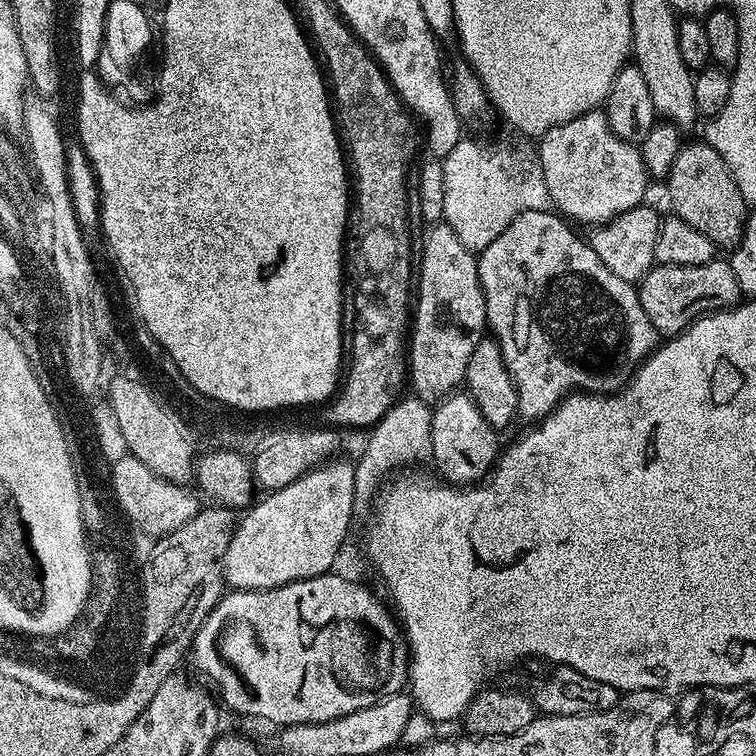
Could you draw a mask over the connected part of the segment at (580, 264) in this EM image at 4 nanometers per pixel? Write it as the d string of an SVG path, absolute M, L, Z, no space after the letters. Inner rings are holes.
M526 210L478 253L476 265L486 302L486 328L500 347L516 387L519 419L527 422L543 420L565 396L577 390L597 394L619 392L658 347L658 333L650 318L646 318L646 310L642 310L639 291L618 278L618 274L610 274L602 266L602 258L594 254L591 243L576 236L575 230L555 211Z

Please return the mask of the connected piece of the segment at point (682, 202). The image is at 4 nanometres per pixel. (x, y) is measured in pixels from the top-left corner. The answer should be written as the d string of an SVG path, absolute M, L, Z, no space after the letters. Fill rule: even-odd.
M707 142L699 143L681 147L666 177L668 198L677 219L706 235L717 247L730 248L739 243L750 210L718 152Z

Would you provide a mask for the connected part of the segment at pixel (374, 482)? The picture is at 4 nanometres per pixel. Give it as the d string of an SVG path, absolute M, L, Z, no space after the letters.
M409 396L403 397L392 405L390 411L373 425L369 431L369 438L362 450L362 454L354 464L355 470L355 494L357 501L369 502L377 495L381 487L380 481L390 470L418 461L431 451L430 425L432 424L431 407L424 401Z

